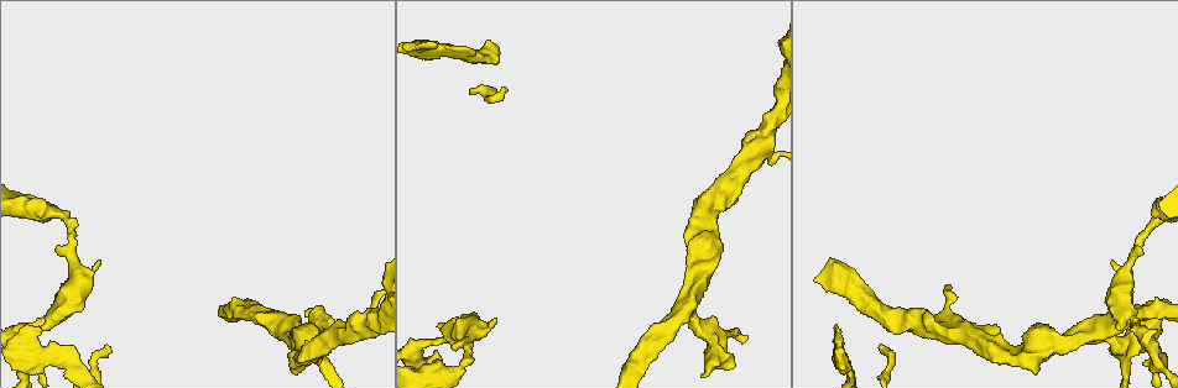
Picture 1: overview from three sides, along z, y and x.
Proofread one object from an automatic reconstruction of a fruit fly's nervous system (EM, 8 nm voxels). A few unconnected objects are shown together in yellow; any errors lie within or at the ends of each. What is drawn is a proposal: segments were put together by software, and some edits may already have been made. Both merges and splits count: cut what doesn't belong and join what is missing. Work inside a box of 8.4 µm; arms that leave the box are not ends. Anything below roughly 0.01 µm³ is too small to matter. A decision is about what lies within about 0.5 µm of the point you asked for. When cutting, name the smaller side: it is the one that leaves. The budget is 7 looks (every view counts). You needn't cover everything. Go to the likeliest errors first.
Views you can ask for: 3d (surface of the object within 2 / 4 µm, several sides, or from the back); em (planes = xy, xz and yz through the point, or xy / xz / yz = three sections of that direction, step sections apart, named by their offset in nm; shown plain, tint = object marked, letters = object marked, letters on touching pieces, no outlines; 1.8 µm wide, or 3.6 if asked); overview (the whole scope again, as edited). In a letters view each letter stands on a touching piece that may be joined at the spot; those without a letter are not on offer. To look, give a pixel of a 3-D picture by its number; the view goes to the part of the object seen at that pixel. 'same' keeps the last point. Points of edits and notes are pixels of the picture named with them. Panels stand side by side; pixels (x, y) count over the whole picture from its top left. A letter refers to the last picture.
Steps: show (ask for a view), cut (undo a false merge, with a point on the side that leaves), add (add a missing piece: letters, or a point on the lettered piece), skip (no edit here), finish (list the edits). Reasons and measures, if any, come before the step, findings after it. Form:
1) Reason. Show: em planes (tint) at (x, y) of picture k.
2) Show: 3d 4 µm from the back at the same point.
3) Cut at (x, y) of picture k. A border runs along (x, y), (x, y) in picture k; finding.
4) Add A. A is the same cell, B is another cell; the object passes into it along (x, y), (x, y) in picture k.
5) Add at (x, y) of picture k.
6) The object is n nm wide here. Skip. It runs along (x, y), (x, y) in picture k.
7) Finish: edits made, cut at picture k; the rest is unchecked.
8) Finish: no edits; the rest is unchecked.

Free end. Show: em planes (letters) at (23, 328) of picture 1.

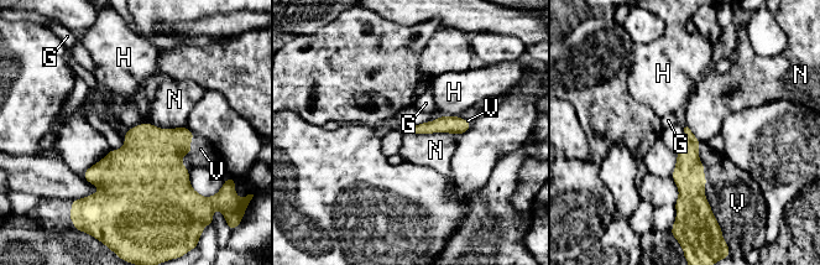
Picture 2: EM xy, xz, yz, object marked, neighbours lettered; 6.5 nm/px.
Add V. V is the same cell, G, H and N are other cells; it goes on there.

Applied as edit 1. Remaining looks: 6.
Tapers out. Show: em planes (tint) at (505, 87) of picture 1.

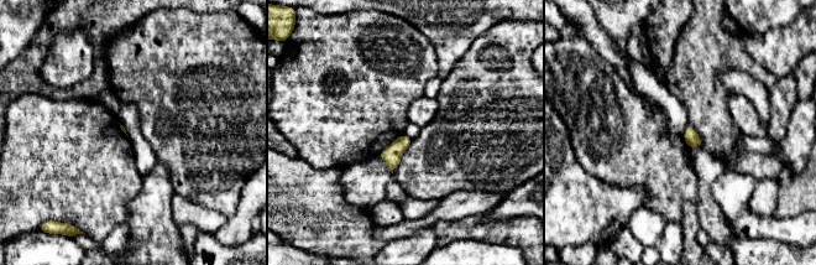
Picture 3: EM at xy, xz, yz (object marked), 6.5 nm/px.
See the neighbours. Show: em planes (letters) at the same point.

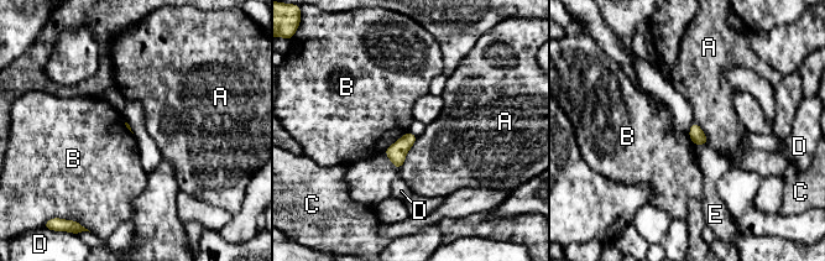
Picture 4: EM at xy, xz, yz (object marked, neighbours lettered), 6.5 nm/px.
Skip. A, B, C, D and E are other cells; a border runs along (408, 130), (384, 150) in picture 4; none of them fits.

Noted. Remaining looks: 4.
Sudden change in width. Show: 3d 2 µm at (755, 144) of picture 1.

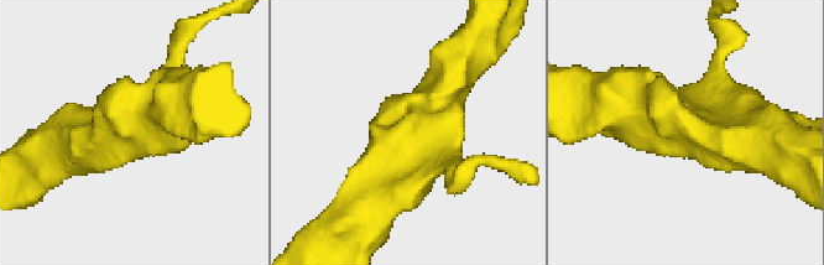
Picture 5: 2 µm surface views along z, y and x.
3 arms meet here; shape alone is not enough. Show: em 3.6 µm yz step 4 (tint) at (414, 139) of picture 5.

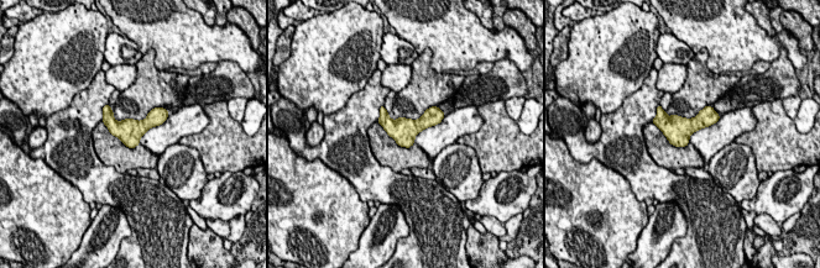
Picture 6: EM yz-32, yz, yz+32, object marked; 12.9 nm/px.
Show: em 3.6 µm planes (letters) at the same point.

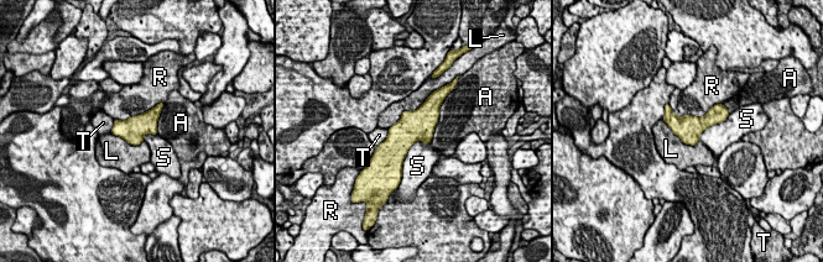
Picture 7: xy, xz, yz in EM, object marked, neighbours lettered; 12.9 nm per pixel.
The object is 320 nm wide here; the longest contact is with L, 750 nm. Skip. A, L, R, S and T are other cells; continuous, no second neuron.

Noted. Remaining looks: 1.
Finish: edits made, add at picture 2; the rest is unchecked.

